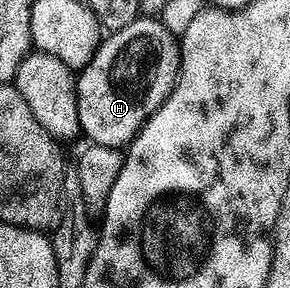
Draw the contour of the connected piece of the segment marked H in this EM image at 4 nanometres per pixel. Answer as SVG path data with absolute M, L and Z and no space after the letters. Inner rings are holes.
M137 17L120 31L101 38L100 48L94 53L94 57L90 57L87 65L79 68L76 75L76 100L83 138L88 138L89 144L127 148L144 122L160 108L162 101L166 101L166 97L174 89L179 72L180 45L177 36L172 35L159 18Z

